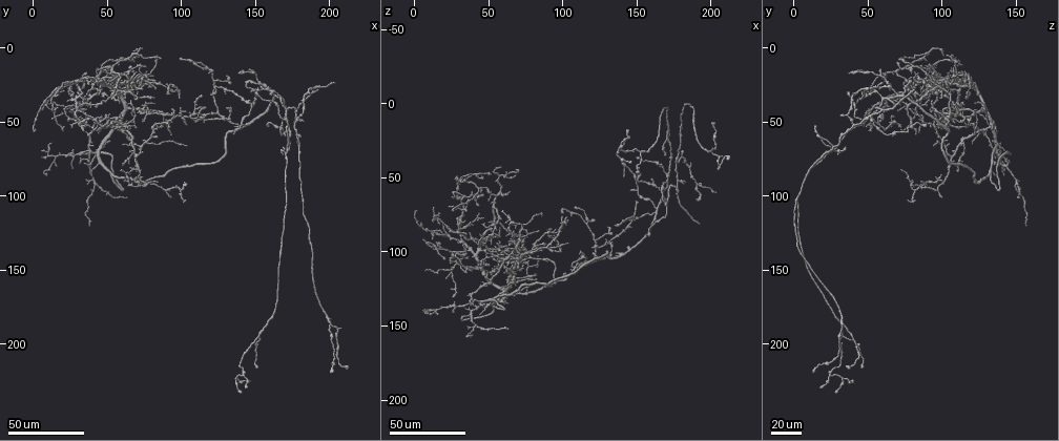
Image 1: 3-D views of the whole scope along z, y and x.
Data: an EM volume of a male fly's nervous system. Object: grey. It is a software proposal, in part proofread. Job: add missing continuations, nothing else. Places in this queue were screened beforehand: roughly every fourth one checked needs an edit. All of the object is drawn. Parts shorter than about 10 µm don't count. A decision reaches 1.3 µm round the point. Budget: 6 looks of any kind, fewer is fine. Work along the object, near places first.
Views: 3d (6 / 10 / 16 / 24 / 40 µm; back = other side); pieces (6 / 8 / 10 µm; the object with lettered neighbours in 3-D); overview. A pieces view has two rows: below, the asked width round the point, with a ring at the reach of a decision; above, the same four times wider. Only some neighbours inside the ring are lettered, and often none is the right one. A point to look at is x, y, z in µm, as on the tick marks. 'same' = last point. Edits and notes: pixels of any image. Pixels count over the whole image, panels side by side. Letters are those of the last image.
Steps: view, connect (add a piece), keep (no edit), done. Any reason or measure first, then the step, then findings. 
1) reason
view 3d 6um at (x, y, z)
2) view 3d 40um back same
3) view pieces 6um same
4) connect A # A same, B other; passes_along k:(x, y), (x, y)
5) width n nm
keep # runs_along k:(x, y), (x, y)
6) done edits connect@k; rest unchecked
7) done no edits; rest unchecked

branch stops here
view 3d 24um at (84, 60, 98)

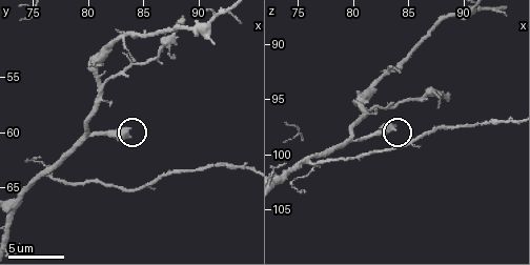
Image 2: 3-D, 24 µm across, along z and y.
view pieces 6um at (83.8, 59.6, 97.6)

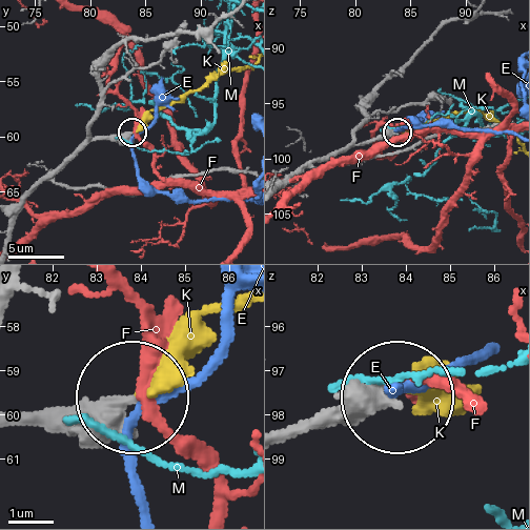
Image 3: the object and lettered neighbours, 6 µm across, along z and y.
connect K # E other, F other, K same, M other; passes_along 3:(19, 422), (117, 418), (196, 320), (241, 305); the neuron continues

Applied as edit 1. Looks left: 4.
view overview

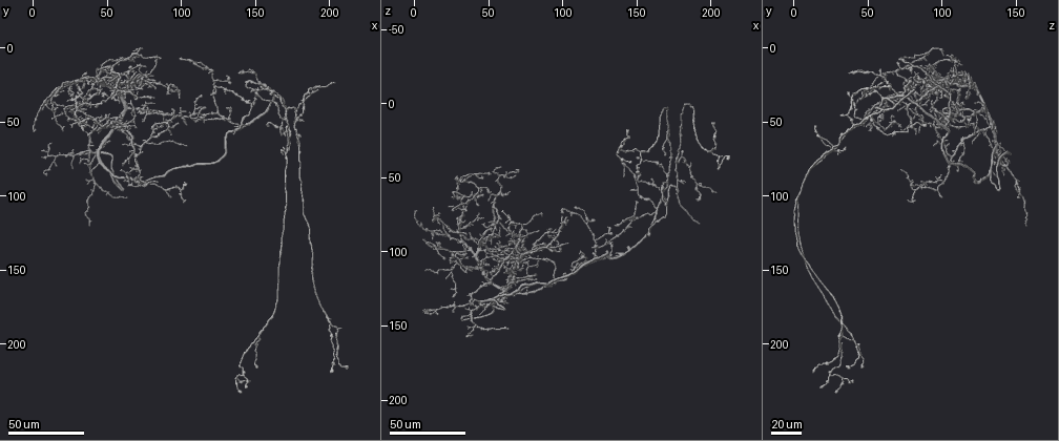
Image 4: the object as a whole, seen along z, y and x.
free end
view pieces 10um at (88.6, 49.4, 94.6)

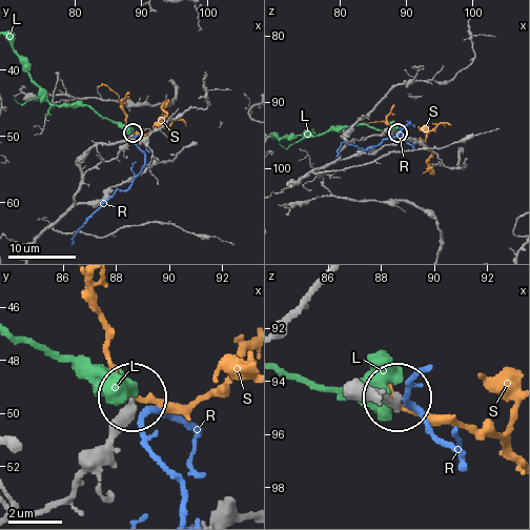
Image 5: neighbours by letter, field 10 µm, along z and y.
width 350 nm
keep # L other, R other, S other; runs_along 5:(351, 396), (394, 396); none of them fits

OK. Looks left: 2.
thin end
view 3d 40um at (190, 28, 82)

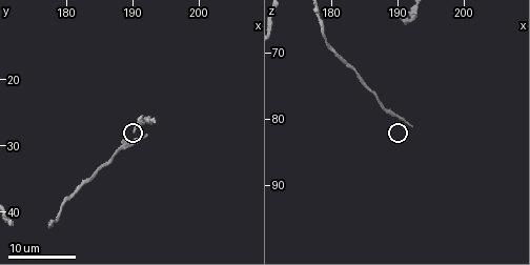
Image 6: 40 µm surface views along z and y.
see the neighbours
view pieces 8um at (192.5, 28.5, 81.0)

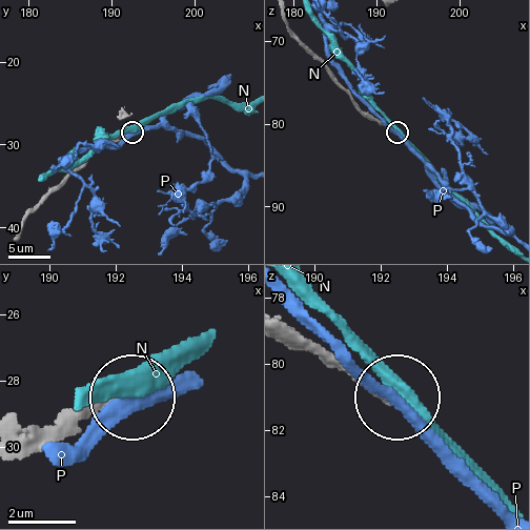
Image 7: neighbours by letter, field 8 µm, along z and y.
keep # N other, P other; none of them fits

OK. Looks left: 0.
done edits connect@3; rest unchecked

